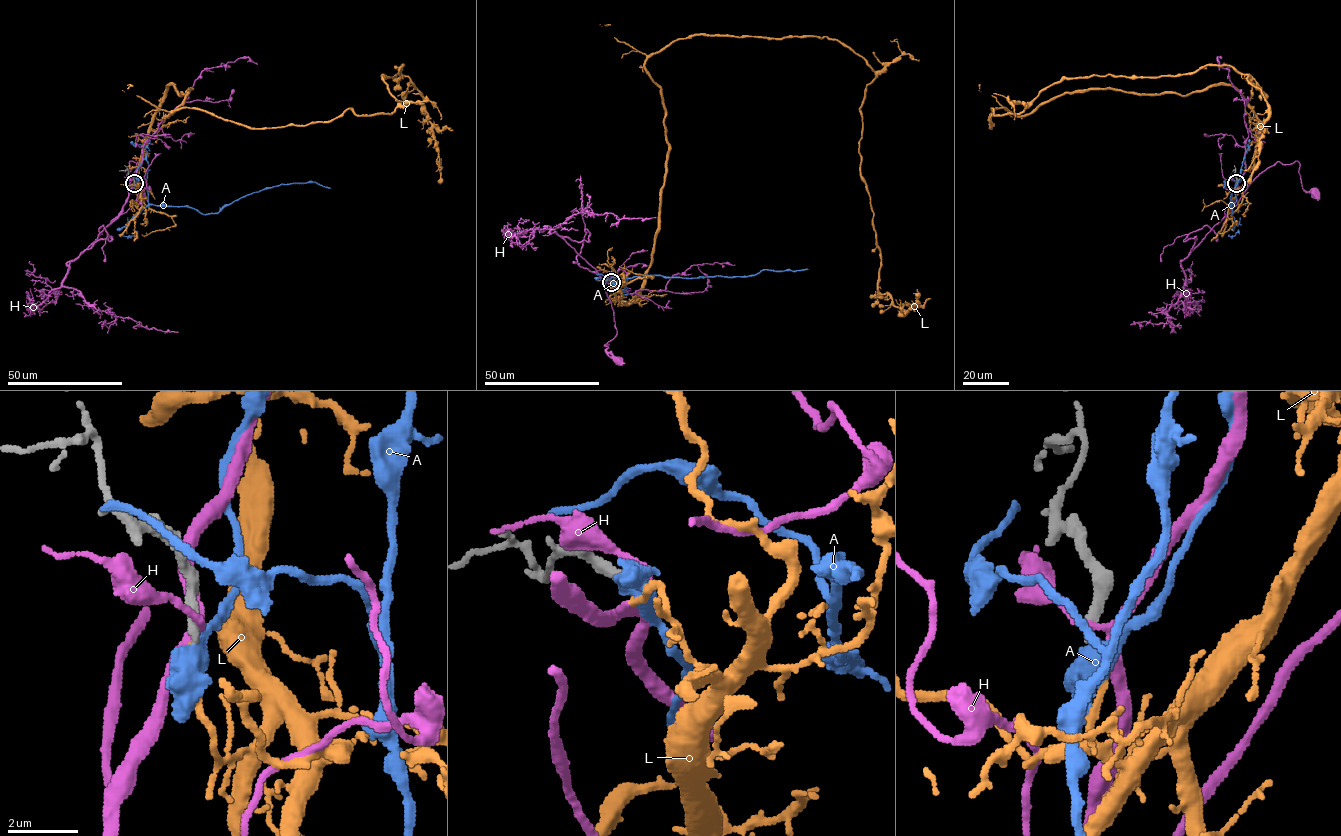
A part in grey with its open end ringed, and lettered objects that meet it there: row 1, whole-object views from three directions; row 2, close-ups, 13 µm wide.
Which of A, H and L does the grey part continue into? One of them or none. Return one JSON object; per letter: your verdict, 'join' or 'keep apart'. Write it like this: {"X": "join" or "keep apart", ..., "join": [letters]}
{"A": "keep apart", "H": "keep apart", "L": "join", "join": ["L"]}

